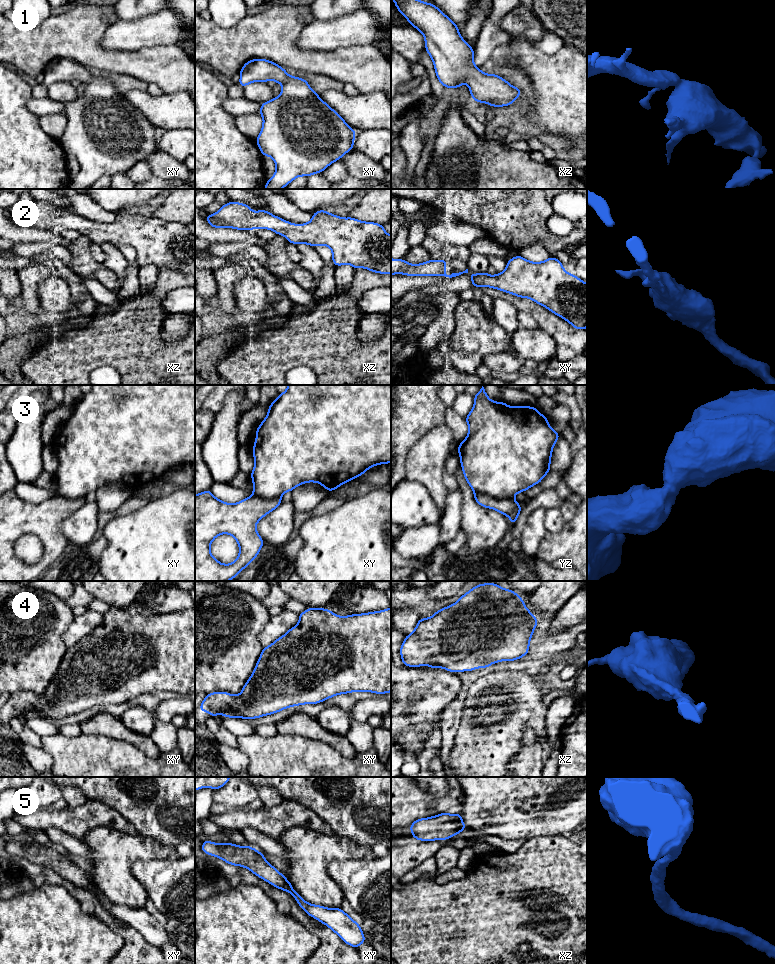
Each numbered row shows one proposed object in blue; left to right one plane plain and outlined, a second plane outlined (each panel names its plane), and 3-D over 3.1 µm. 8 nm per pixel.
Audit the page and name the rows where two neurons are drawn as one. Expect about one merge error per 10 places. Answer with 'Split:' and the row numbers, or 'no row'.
Split: 3

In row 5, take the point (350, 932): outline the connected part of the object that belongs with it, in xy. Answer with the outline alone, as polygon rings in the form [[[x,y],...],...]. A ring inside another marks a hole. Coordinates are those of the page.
[[[204,840],[201,850],[224,860],[234,866],[241,866],[274,887],[289,892],[298,905],[310,916],[329,927],[347,945],[357,949],[365,943],[361,926],[341,908],[327,908],[306,902],[292,887],[290,881],[274,866],[265,860],[265,855],[250,846],[238,846],[233,843],[218,844]]]

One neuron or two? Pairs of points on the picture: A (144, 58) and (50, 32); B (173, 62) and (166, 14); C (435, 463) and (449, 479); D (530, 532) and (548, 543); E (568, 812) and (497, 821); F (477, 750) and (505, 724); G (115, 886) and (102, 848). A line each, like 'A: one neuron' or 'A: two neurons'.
A: one neuron
B: two neurons
C: two neurons
D: two neurons
E: one neuron
F: one neuron
G: one neuron

